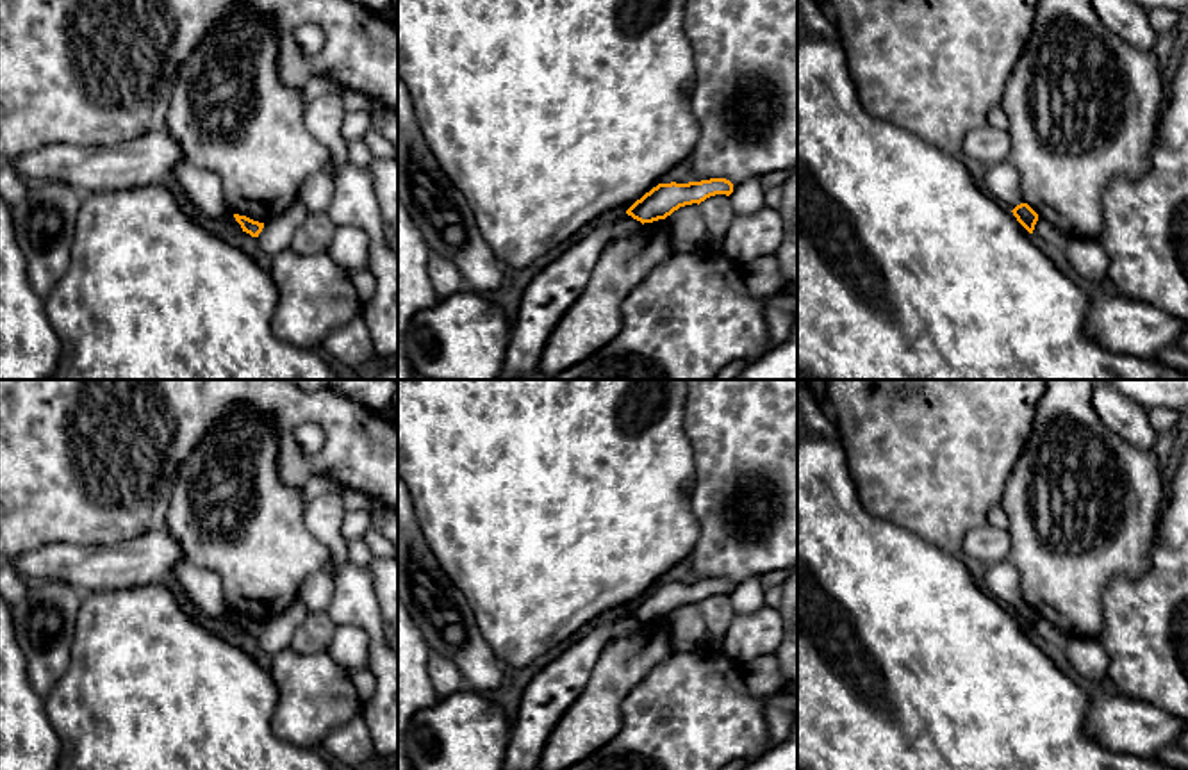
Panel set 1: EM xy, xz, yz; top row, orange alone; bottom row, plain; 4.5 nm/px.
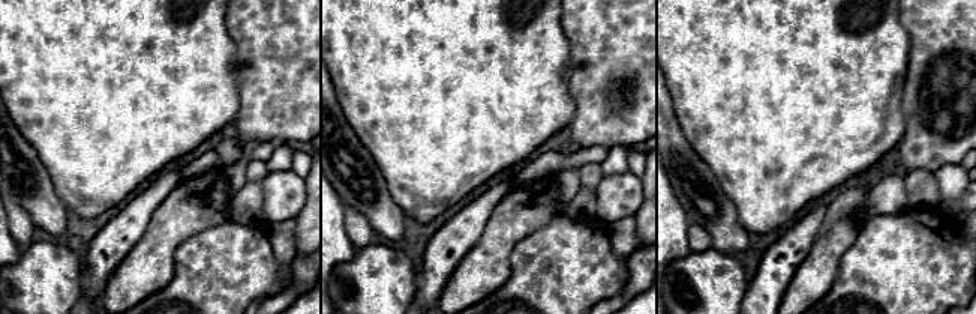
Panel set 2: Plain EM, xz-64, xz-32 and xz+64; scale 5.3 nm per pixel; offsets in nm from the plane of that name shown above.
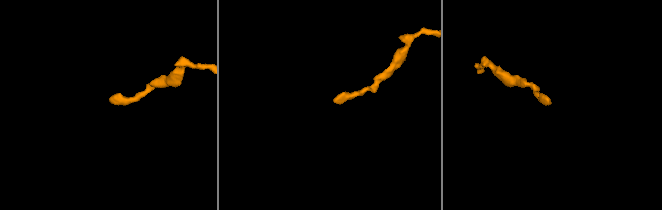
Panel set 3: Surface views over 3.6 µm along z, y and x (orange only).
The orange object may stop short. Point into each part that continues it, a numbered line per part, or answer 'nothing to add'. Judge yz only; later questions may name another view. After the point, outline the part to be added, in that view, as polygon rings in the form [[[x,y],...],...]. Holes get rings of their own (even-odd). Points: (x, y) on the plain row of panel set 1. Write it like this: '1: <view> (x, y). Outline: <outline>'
nothing to add

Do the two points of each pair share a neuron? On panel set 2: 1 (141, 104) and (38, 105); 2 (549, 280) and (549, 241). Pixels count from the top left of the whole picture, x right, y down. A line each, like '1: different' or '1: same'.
1: same
2: same

